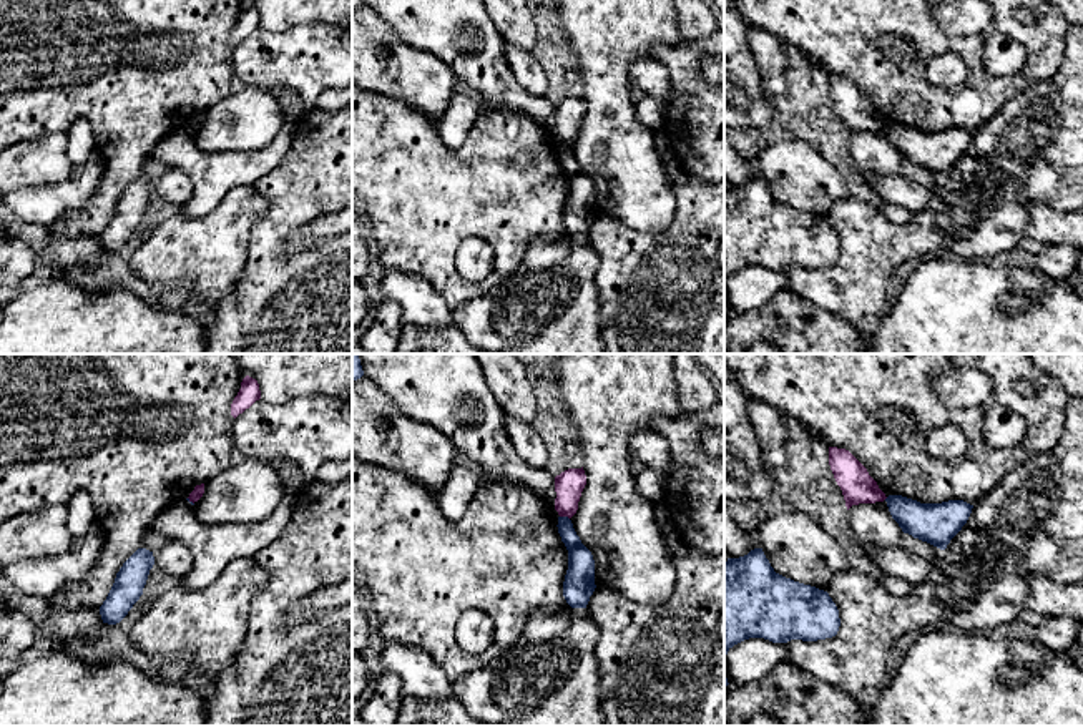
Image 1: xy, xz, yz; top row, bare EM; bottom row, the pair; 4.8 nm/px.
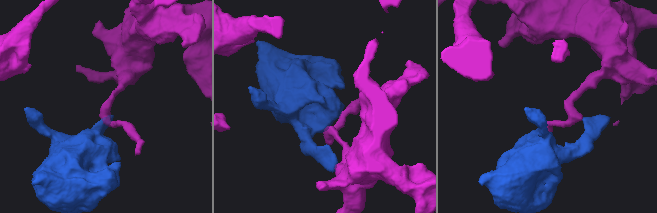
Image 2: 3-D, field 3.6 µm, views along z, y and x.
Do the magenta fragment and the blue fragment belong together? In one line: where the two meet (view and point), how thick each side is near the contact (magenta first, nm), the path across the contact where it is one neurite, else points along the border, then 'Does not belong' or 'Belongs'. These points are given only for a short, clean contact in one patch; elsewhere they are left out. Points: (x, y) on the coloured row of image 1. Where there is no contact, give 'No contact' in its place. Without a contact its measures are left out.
Touches magenta at xz (565, 515). Thickness 140 nm (magenta) against 130 nm. Boundary: xz (560, 515), (568, 519). Does not belong

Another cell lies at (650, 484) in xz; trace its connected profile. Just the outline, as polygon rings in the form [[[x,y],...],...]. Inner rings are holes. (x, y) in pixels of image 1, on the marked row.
[[[643,468],[636,475],[636,490],[651,503],[661,503],[664,498],[664,473]]]

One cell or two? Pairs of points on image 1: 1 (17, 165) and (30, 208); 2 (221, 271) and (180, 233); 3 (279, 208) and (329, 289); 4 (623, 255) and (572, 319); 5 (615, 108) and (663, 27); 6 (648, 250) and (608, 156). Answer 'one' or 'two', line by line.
1: two
2: one
3: one
4: two
5: one
6: two

